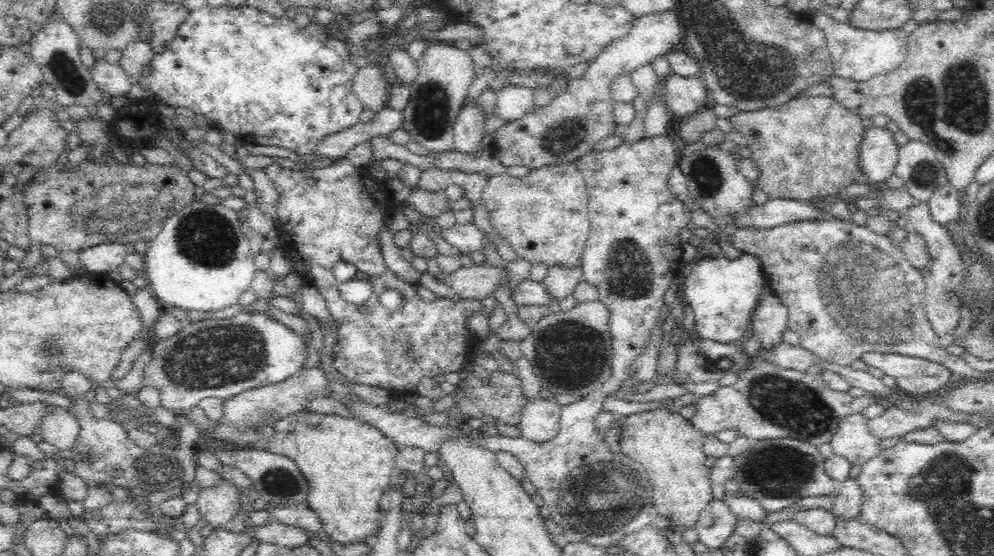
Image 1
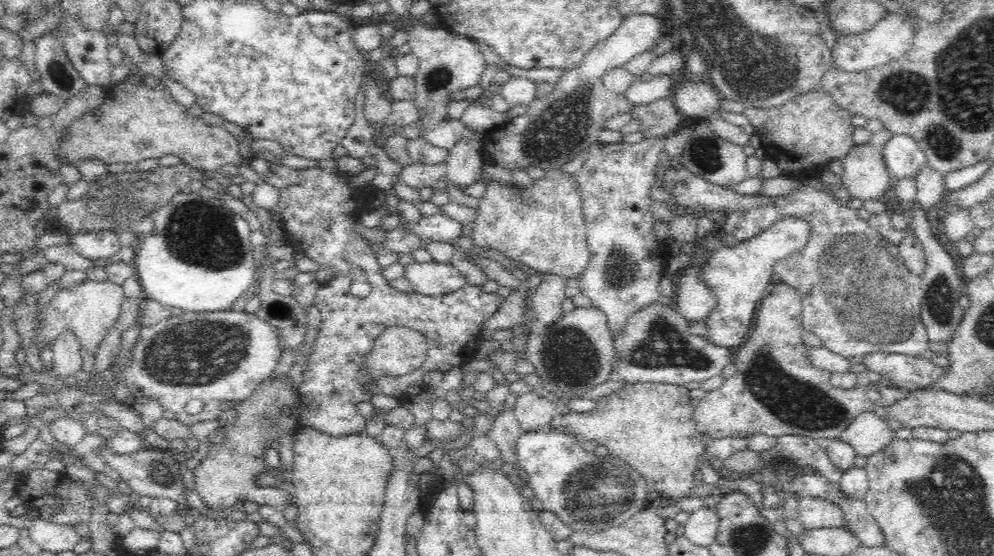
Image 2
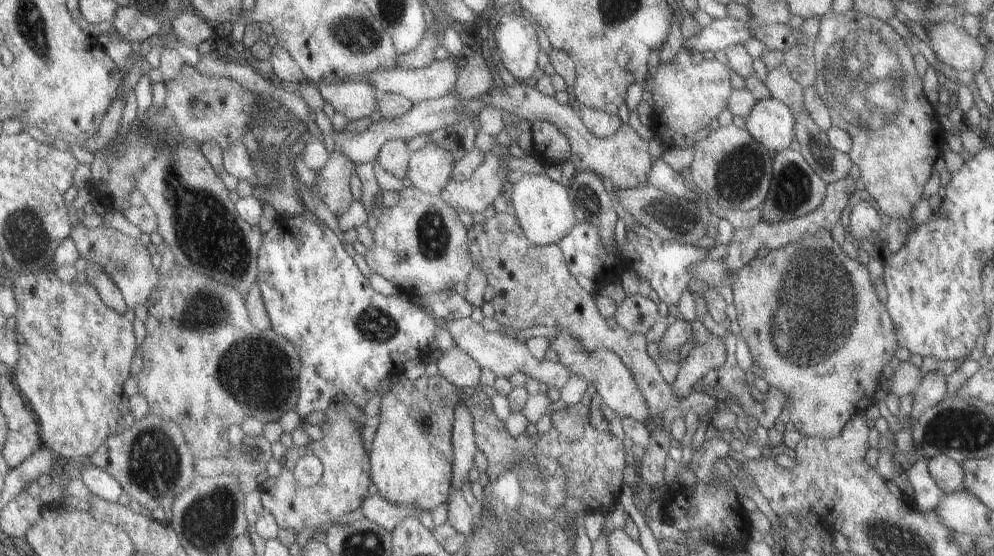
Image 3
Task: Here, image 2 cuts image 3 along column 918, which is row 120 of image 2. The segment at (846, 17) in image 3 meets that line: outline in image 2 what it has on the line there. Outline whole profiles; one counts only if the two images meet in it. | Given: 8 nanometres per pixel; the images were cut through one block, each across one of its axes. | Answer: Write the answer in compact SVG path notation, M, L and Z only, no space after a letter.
M126 77L122 82L113 84L106 90L103 103L98 108L84 114L71 124L71 133L64 142L55 142L56 158L60 164L65 162L76 164L84 159L100 159L108 164L116 162L136 164L146 158L160 158L166 154L174 154L195 169L203 168L218 172L221 166L228 164L240 168L244 164L244 157L238 151L238 141L224 127L206 125L202 118L190 117L186 109L176 102L162 83L153 87L145 82L141 85L132 85Z

